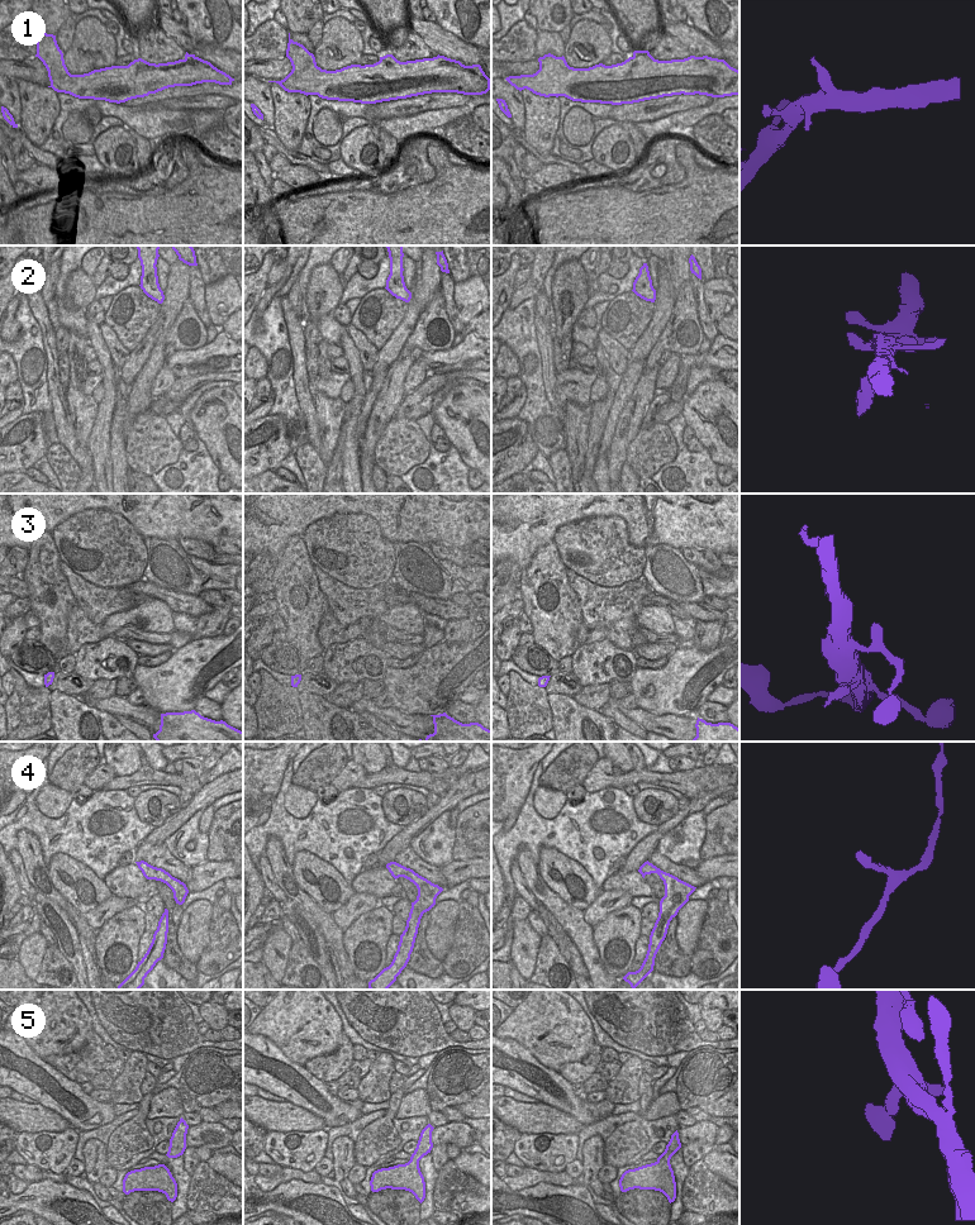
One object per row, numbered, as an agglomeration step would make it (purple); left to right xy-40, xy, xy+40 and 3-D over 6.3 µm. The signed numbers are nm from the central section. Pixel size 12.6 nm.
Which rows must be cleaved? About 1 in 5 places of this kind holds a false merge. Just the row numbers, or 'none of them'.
none of them

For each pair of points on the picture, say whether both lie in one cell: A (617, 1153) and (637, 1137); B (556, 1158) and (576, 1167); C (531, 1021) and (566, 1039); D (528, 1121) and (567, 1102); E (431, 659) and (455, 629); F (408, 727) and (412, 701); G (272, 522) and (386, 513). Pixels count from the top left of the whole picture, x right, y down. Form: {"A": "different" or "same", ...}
{"A": "same", "B": "different", "C": "same", "D": "different", "E": "different", "F": "different", "G": "same"}

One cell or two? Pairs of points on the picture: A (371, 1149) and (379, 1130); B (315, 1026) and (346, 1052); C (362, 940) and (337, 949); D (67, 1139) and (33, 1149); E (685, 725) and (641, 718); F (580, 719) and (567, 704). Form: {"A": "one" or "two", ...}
{"A": "one", "B": "two", "C": "two", "D": "one", "E": "one", "F": "one"}

